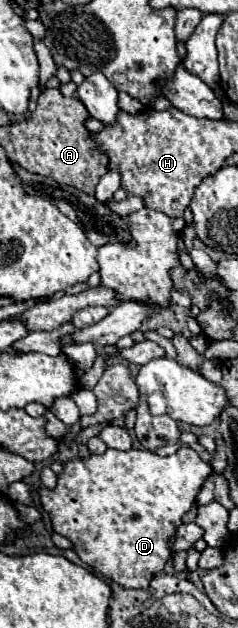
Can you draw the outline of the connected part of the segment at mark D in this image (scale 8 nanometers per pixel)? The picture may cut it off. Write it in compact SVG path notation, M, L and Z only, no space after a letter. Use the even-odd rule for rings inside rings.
M182 445L174 455L168 457L158 457L156 453L146 449L108 449L104 455L90 455L88 459L68 461L64 465L64 473L58 477L56 489L42 489L40 501L44 505L44 511L50 515L54 531L74 543L78 557L86 565L112 579L120 587L146 589L152 575L164 569L166 561L172 557L172 551L190 549L198 539L202 539L204 531L196 523L182 525L180 519L194 505L196 495L210 473L212 467L204 463L188 445Z

